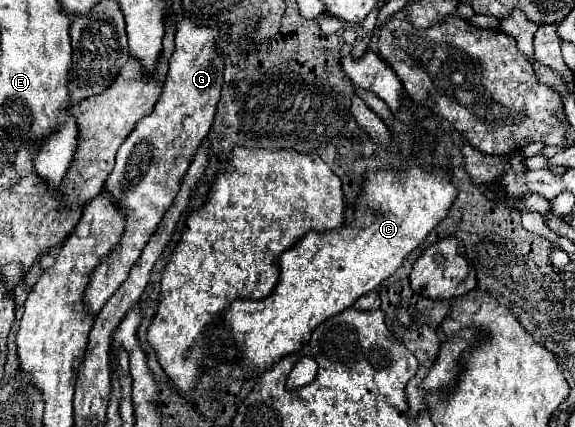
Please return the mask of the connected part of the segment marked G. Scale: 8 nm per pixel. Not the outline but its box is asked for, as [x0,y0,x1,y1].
[86,19,224,315]

